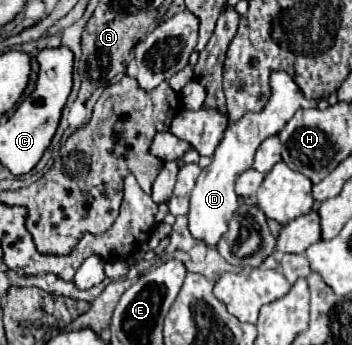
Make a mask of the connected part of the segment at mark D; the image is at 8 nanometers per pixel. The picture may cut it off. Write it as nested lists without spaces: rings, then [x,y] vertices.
[[[271,73],[271,99],[259,113],[245,113],[239,121],[231,125],[231,129],[225,131],[223,141],[219,143],[213,163],[205,167],[197,179],[197,185],[191,193],[191,205],[189,205],[189,231],[193,239],[203,241],[209,247],[217,247],[219,239],[227,233],[227,223],[231,221],[231,215],[239,207],[239,197],[235,195],[235,181],[237,177],[247,171],[253,165],[253,157],[257,147],[263,139],[279,133],[285,123],[299,111],[299,109],[316,108],[317,101],[307,100],[299,87],[293,83],[293,79],[287,73]]]

